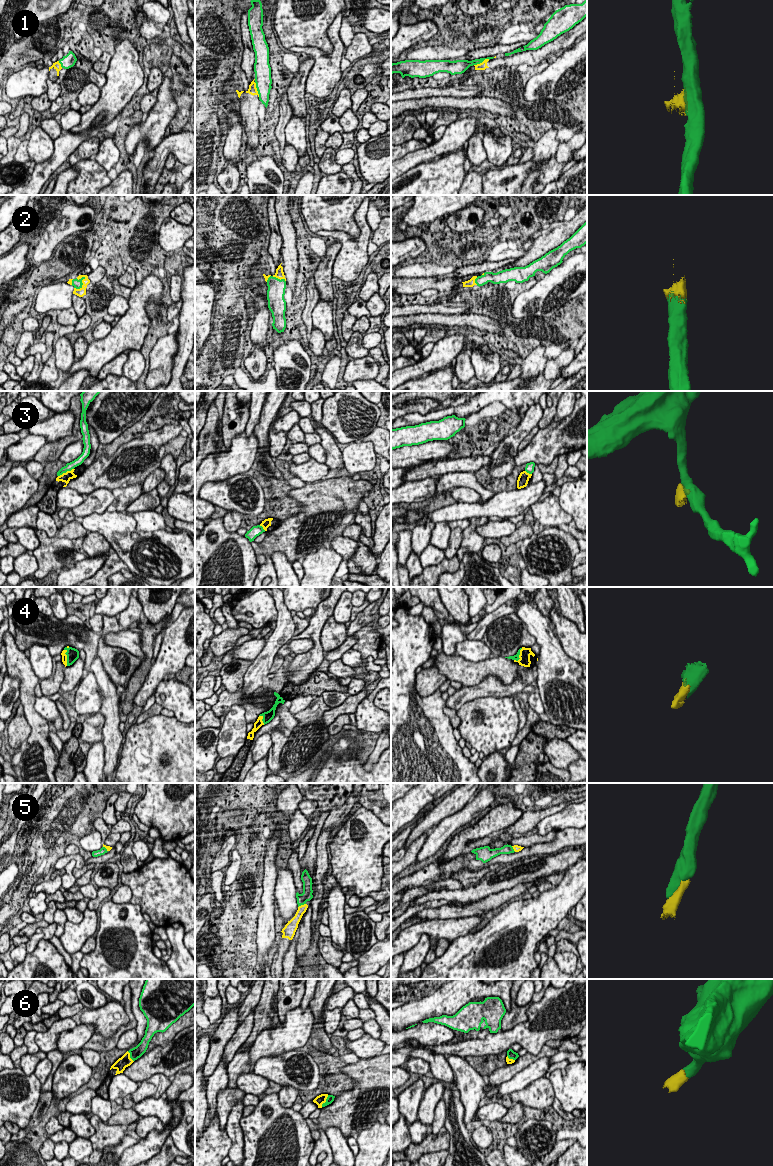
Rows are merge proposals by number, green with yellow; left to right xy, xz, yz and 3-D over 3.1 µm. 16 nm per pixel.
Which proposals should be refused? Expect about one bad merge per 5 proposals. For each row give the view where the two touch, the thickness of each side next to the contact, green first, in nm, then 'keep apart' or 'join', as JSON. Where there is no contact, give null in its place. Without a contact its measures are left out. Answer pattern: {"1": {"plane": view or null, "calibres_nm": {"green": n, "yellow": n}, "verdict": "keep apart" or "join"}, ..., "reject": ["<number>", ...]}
{"1": {"plane": "yz", "calibres_nm": {"green": 140, "yellow": 130}, "verdict": "keep apart"}, "2": {"plane": "xy", "calibres_nm": {"green": 140, "yellow": 140}, "verdict": "join"}, "3": {"plane": "xy", "calibres_nm": {"green": 130, "yellow": 160}, "verdict": "keep apart"}, "4": {"plane": "xy", "calibres_nm": {"green": 190, "yellow": 100}, "verdict": "join"}, "5": {"plane": "xz", "calibres_nm": {"green": 160, "yellow": 130}, "verdict": "join"}, "6": {"plane": "xz", "calibres_nm": {"green": 120, "yellow": 160}, "verdict": "join"}, "reject": ["1", "3"]}

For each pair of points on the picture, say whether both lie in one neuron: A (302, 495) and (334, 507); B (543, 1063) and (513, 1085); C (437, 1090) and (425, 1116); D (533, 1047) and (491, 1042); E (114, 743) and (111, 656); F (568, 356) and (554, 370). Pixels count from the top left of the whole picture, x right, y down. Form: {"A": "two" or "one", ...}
{"A": "one", "B": "one", "C": "one", "D": "one", "E": "two", "F": "one"}

